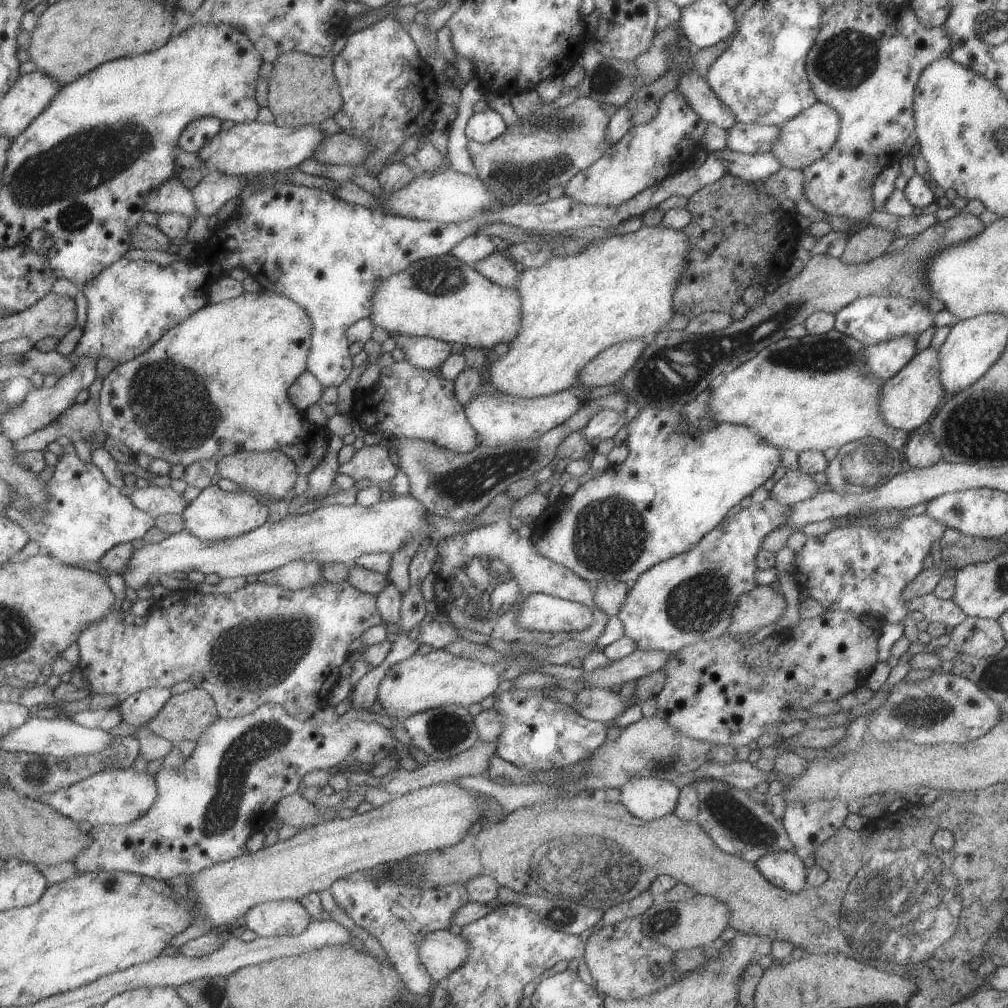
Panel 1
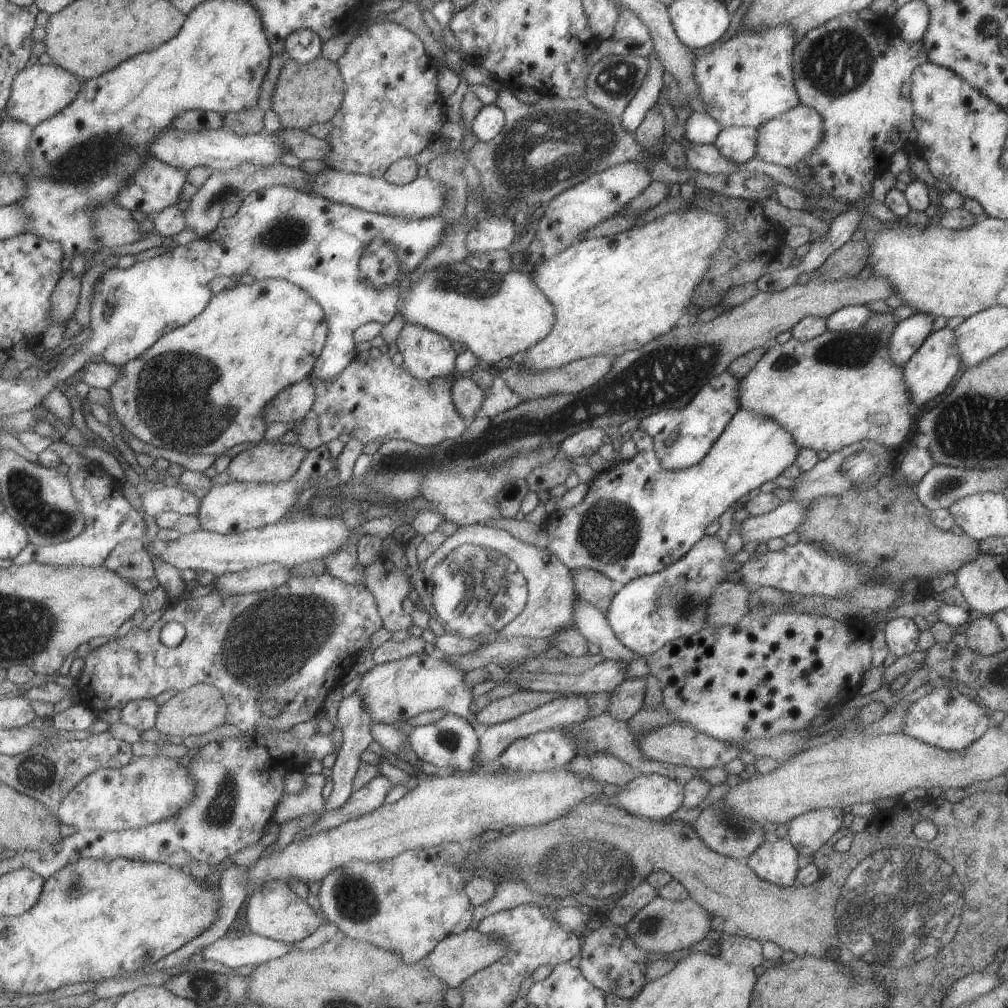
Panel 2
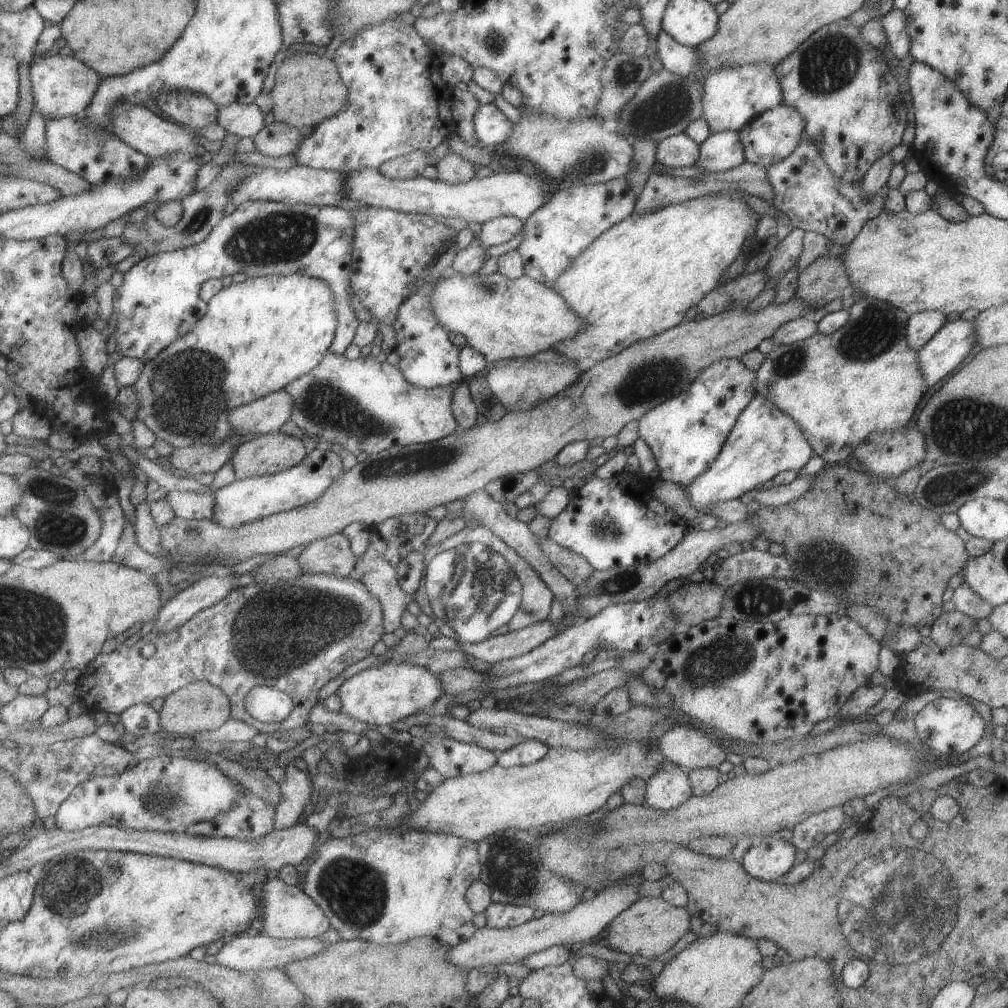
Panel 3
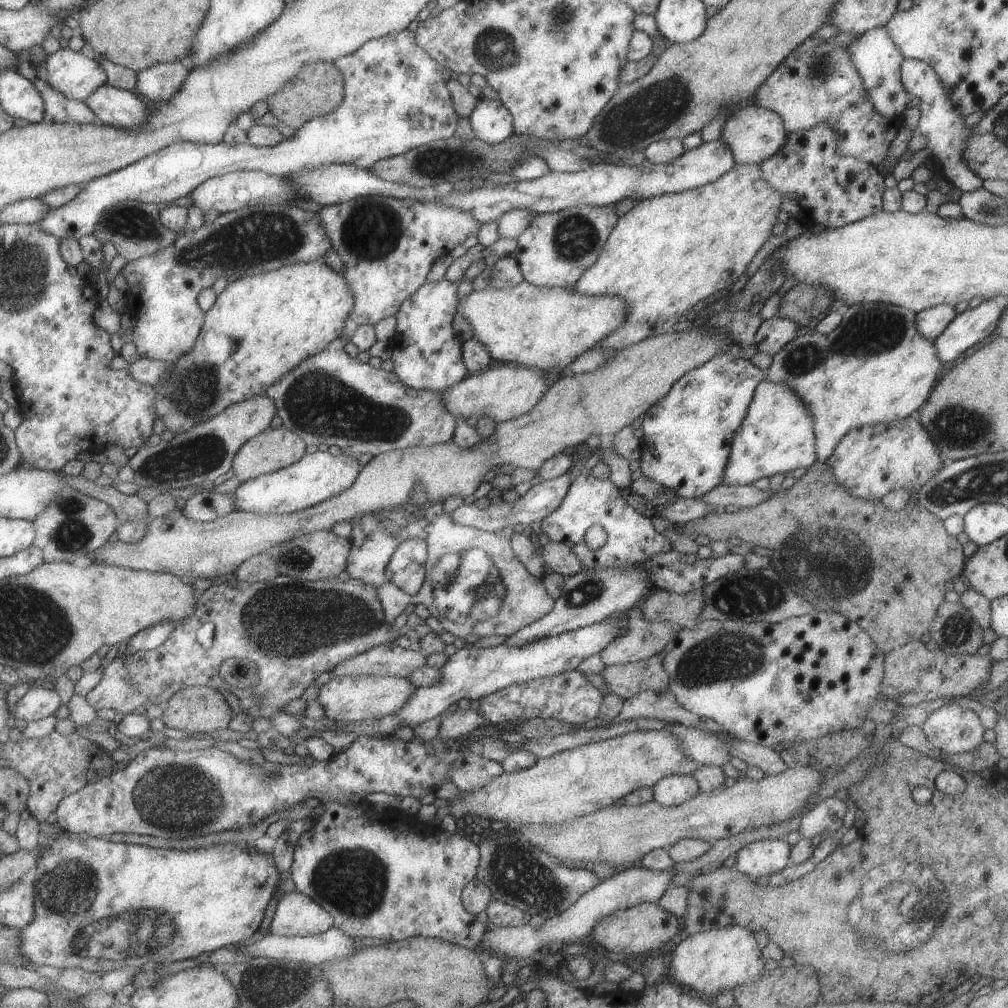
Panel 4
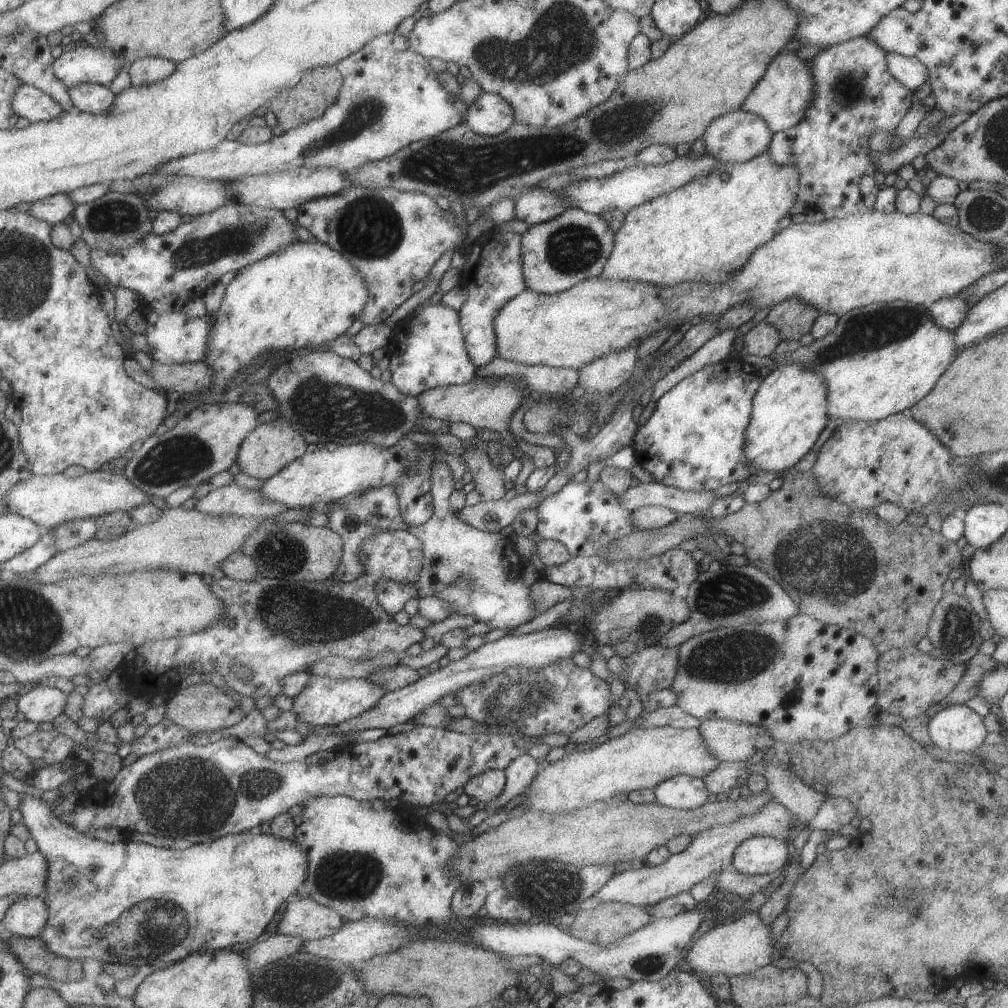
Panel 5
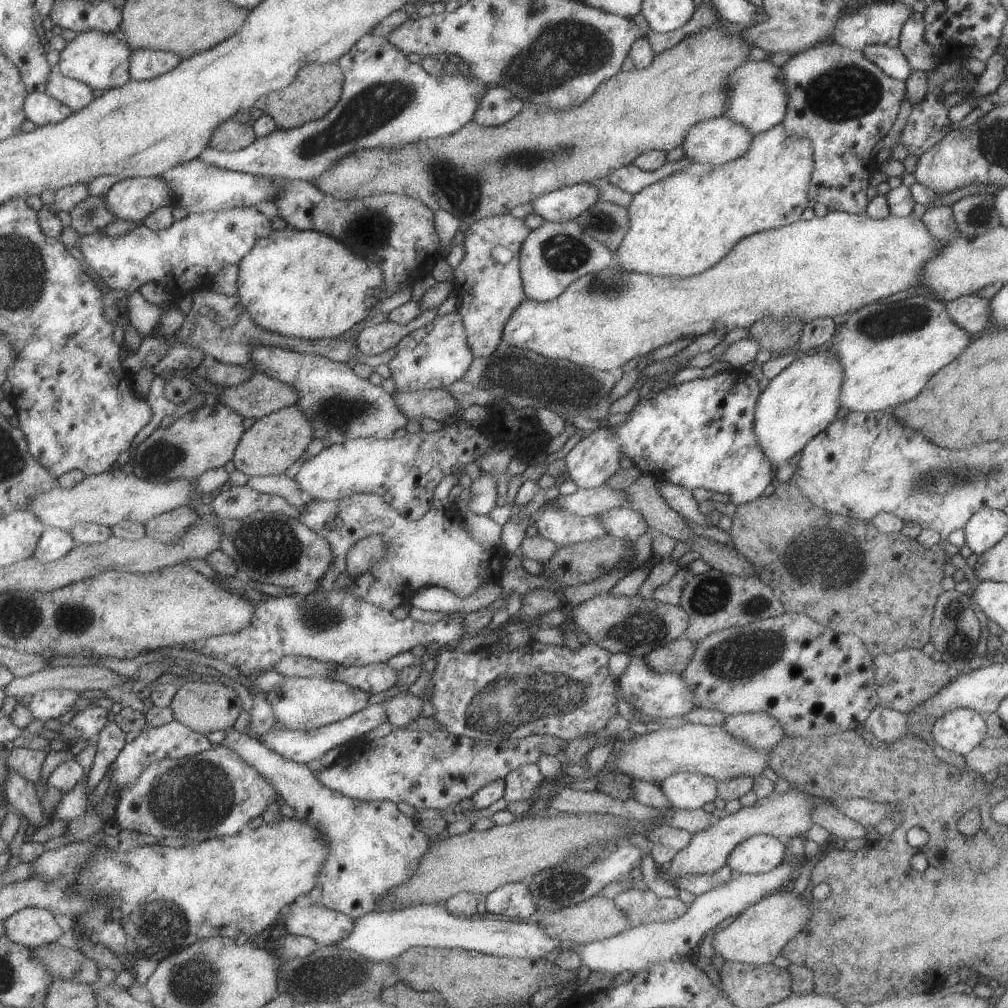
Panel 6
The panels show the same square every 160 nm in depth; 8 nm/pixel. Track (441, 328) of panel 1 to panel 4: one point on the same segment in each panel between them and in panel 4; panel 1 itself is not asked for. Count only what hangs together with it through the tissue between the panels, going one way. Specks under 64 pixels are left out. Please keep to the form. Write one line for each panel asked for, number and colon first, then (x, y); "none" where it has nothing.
2: (494, 316)
3: (499, 318)
4: (539, 327)

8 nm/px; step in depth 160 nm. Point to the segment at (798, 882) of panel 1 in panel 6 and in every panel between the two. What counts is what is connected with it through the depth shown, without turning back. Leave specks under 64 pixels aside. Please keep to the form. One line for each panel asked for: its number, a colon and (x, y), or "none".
2: (775, 861)
3: (774, 856)
4: (761, 858)
5: (758, 855)
6: (759, 853)

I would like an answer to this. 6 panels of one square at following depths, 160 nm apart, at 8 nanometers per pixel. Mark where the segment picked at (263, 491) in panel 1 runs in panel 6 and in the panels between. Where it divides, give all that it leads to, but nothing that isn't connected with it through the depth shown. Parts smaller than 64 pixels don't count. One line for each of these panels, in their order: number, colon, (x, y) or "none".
2: (267, 462)
3: (268, 454)
4: (276, 448)
5: (271, 447)
6: (274, 442)

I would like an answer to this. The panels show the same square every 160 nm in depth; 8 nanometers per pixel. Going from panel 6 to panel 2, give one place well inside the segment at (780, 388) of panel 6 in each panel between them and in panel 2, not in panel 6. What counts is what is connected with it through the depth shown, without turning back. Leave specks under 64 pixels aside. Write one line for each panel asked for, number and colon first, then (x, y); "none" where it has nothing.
2: (636, 519)
3: (763, 442)
4: (776, 436)
5: (788, 412)

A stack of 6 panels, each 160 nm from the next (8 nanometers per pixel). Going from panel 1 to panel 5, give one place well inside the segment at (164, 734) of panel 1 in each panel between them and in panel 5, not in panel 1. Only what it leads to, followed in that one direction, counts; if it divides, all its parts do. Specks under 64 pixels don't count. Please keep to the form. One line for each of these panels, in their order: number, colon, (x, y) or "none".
2: (198, 710)
3: (200, 707)
4: (200, 710)
5: (203, 707)

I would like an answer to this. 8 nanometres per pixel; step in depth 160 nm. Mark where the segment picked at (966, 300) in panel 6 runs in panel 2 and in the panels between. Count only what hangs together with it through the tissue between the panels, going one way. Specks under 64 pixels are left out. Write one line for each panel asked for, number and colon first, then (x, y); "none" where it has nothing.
2: (909, 334)
3: (920, 327)
4: (929, 323)
5: (948, 313)

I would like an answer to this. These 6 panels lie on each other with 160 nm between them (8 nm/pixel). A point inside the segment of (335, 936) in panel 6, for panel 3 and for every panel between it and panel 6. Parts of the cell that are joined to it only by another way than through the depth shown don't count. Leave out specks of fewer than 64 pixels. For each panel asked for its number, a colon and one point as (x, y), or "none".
3: (288, 913)
4: (296, 915)
5: (306, 919)

